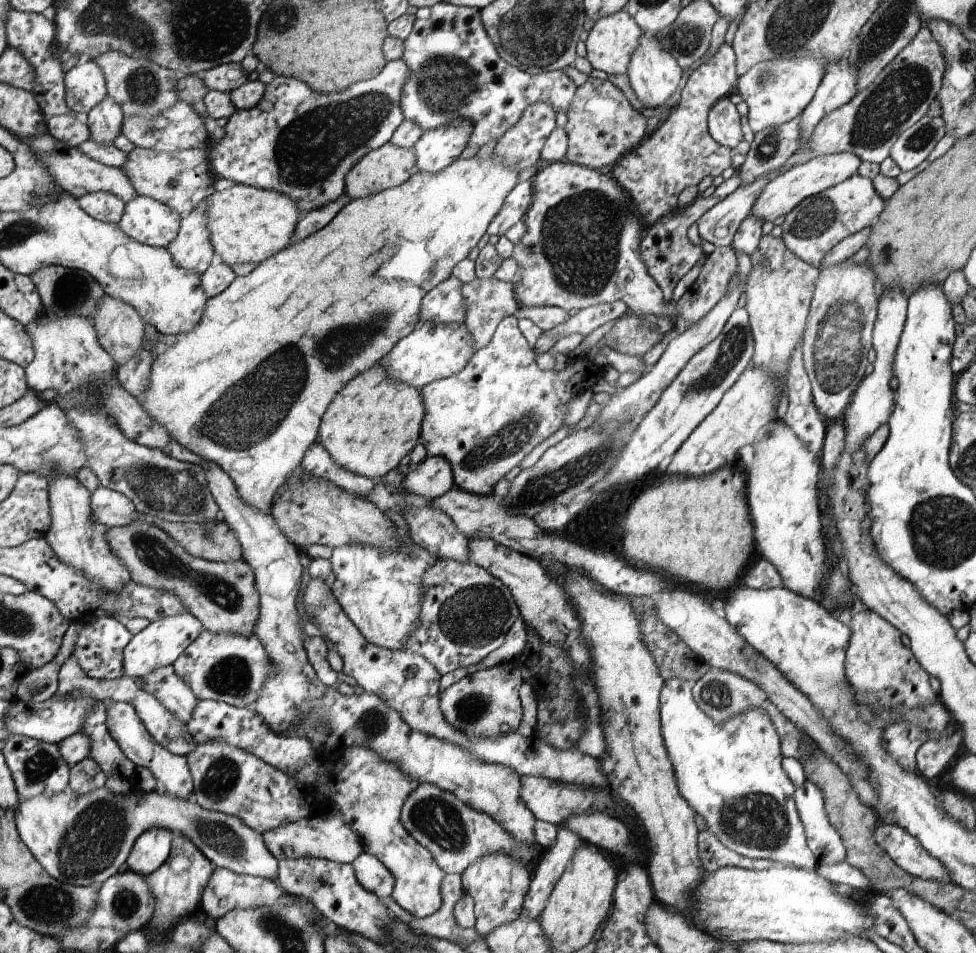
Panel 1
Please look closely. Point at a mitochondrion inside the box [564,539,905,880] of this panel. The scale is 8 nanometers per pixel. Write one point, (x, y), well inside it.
(758, 820)

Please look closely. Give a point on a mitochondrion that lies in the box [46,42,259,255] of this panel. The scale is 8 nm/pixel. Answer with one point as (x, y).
(142, 84)

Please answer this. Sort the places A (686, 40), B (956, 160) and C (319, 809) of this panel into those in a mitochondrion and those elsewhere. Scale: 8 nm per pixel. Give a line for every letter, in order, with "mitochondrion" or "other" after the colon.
A: mitochondrion
B: other
C: other

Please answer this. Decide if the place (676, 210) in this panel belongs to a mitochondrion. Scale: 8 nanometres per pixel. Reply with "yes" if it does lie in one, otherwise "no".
no

